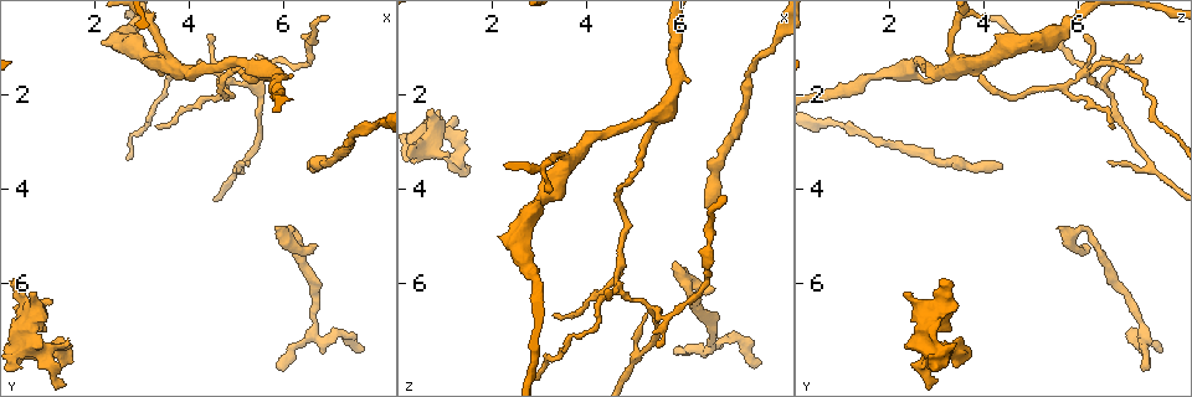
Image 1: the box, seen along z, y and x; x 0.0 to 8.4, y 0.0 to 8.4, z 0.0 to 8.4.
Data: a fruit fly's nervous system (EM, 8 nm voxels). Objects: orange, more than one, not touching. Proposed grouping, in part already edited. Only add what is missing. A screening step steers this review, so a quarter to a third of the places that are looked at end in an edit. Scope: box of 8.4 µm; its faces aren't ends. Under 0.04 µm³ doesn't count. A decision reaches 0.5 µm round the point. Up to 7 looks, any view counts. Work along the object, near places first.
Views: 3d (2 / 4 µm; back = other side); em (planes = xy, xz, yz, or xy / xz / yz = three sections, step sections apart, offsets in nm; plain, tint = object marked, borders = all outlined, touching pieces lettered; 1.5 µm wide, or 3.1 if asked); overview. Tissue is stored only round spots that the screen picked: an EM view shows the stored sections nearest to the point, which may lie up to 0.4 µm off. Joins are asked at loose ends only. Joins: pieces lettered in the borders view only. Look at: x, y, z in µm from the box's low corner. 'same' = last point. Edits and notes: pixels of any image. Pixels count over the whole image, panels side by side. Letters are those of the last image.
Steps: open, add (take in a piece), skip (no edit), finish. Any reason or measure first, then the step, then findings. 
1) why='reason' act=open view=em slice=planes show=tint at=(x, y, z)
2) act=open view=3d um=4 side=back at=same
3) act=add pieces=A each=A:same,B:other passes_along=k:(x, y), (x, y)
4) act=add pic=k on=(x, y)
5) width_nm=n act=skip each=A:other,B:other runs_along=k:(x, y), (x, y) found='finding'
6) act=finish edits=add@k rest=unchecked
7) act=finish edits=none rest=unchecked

why='branch stops here' act=open view=em slice=planes show=borders at=(7.75, 7.35, 7.65)

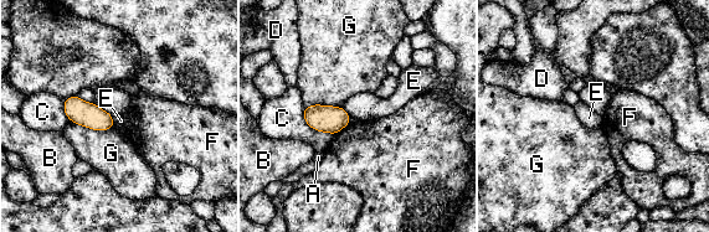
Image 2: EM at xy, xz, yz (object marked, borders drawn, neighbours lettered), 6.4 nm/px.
width_nm=140 act=skip each=A:other,B:other,C:other,D:other,E:other,F:other,G:other border=2:(112, 117), (113, 128) found='no lettered piece goes on from it'

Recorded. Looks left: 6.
act=open view=3d um=2 at=(5.85, 7.75, 7.40)

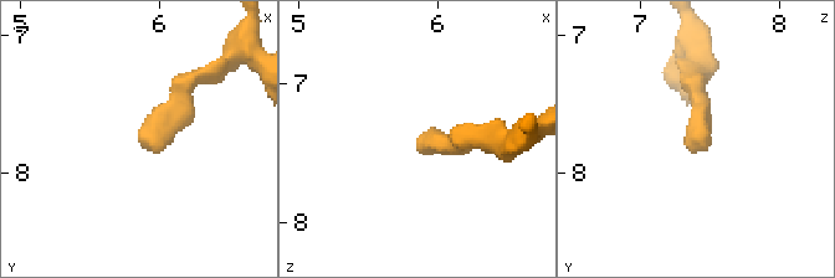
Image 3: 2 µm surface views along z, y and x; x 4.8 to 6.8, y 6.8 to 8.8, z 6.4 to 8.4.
why='shape alone is not enough' act=open view=em slice=planes show=borders at=(5.84, 7.76, 7.46)

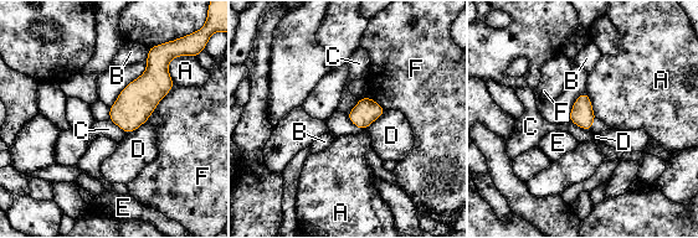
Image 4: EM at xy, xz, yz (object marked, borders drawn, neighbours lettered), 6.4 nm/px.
act=skip each=A:other,B:other,C:other,D:other,E:other,F:other border=4:(568, 119), (581, 128), (591, 130) found='none of them fits'

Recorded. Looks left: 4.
why='end of a long branch' act=open view=3d um=4 at=(6.60, 3.50, 4.45)

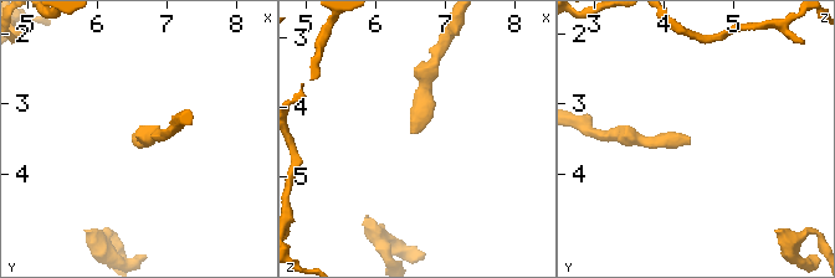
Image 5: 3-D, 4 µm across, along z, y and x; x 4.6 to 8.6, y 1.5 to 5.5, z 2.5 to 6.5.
act=open view=em slice=yz step=8 show=tint at=(6.60, 3.50, 4.40)

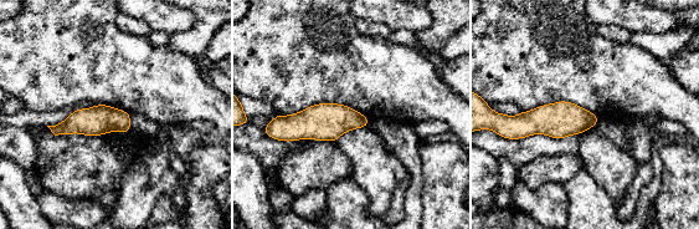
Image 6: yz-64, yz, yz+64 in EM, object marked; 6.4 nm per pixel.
act=open view=em slice=planes show=borders at=same

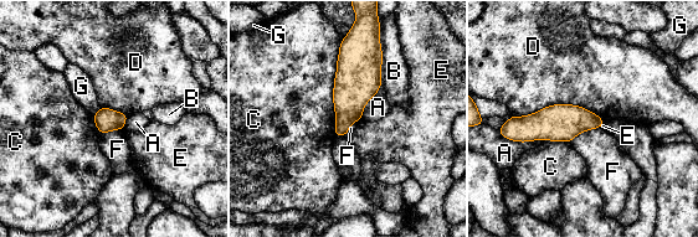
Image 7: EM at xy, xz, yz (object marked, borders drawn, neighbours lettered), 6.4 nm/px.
width_nm=130 act=skip each=A:other,B:other,C:other,D:other,E:other,F:other,G:other border=7:(521, 116), (579, 104), (604, 119) found='none of them fits'

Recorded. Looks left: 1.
act=finish edits=none rest=unchecked

